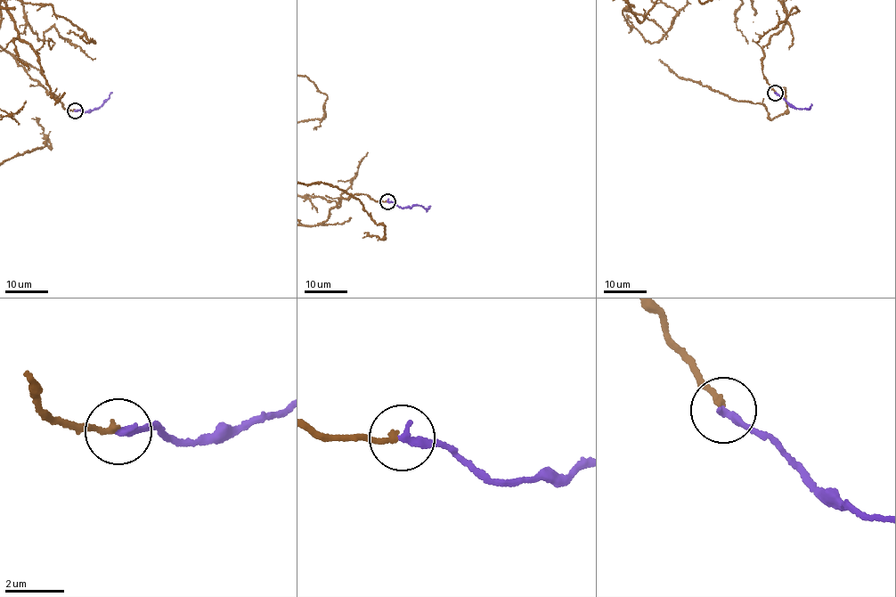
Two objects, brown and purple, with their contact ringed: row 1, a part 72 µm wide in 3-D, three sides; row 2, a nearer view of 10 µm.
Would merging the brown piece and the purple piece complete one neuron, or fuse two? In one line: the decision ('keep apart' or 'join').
join

